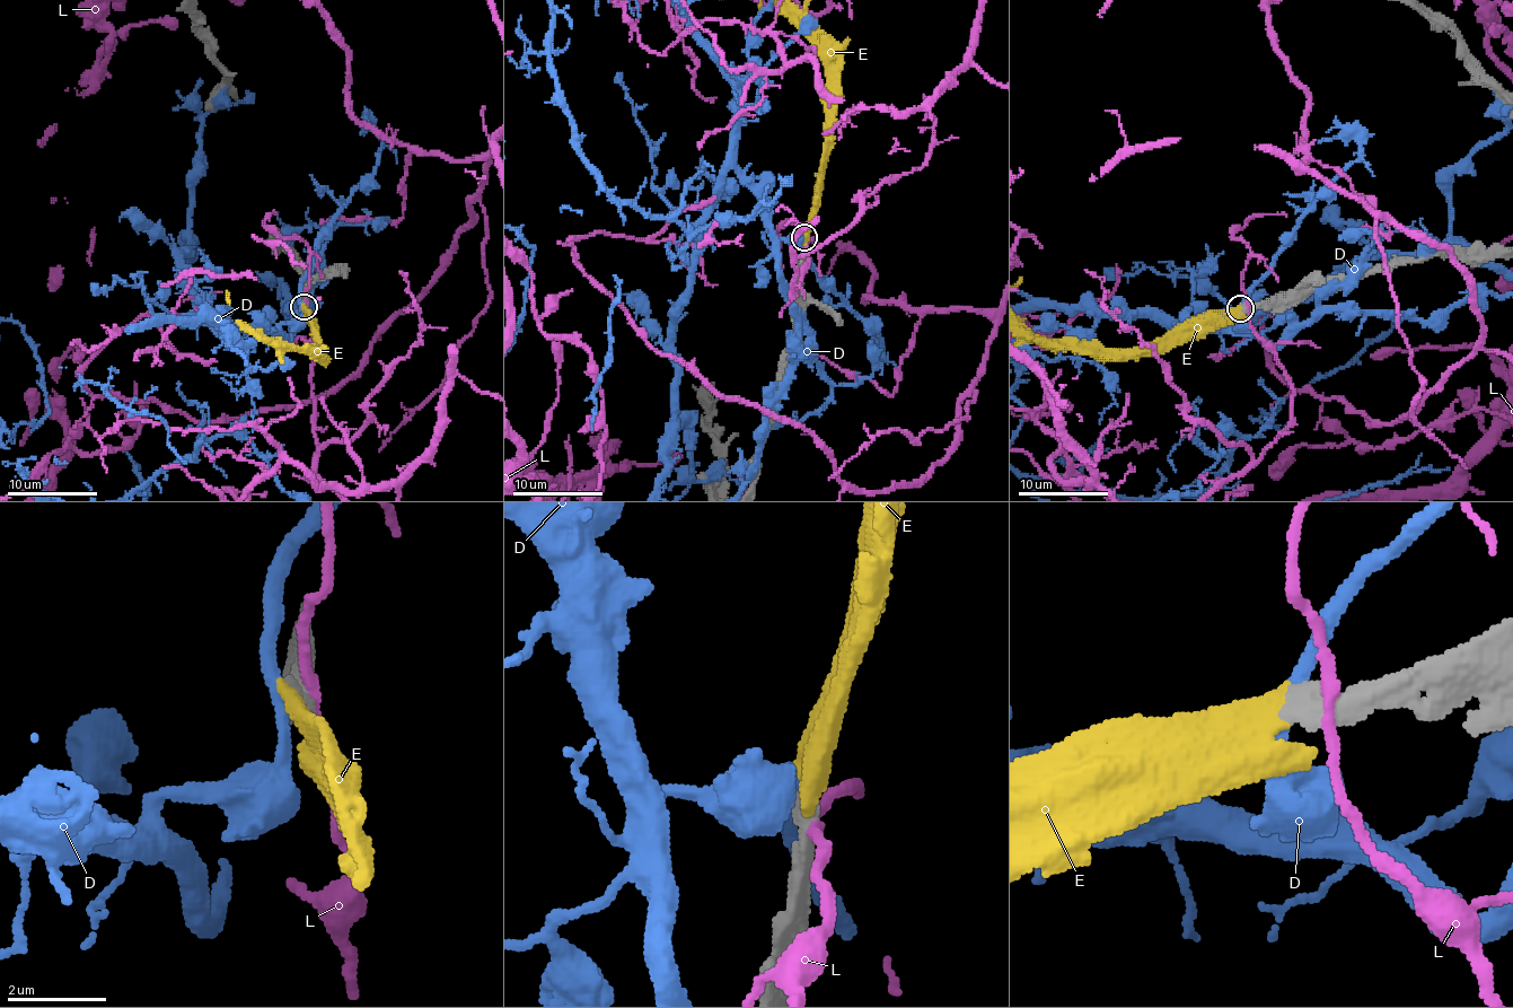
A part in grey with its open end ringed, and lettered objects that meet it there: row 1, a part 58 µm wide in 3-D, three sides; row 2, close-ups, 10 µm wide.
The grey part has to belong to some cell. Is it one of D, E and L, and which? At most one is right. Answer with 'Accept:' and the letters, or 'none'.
Accept: E

